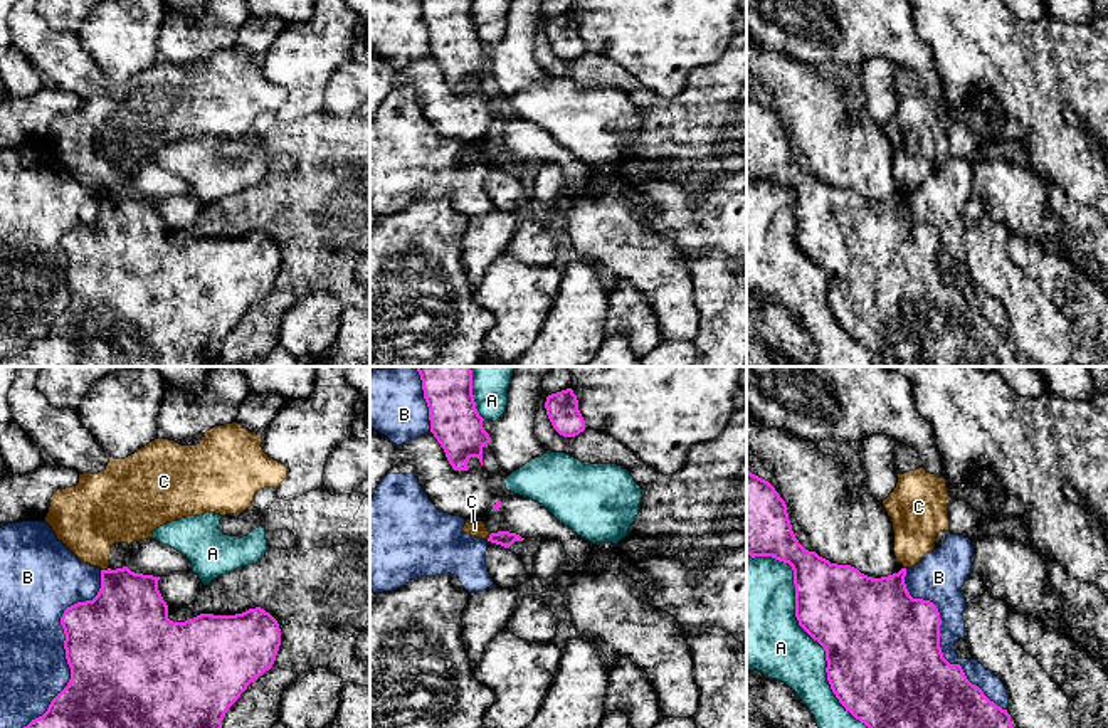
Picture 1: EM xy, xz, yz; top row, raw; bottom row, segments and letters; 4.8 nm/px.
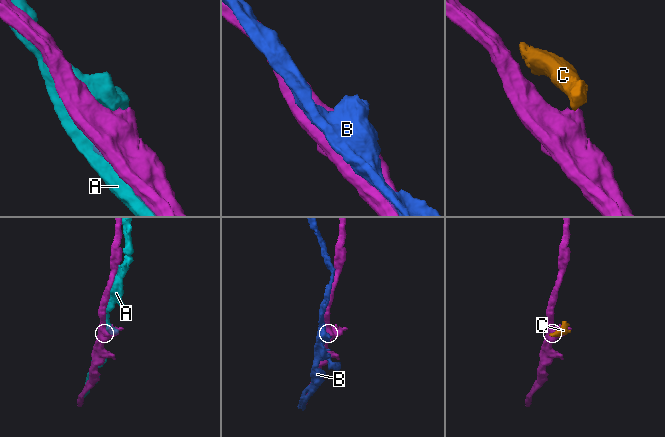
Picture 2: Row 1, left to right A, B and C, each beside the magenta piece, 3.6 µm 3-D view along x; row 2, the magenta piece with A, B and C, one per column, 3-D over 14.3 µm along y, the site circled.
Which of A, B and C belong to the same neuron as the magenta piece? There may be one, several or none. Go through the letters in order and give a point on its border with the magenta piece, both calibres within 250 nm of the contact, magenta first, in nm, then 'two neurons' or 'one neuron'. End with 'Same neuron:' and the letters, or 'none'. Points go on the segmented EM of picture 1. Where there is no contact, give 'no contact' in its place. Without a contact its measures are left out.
A: meets magenta in yz at (802, 627); 420 nm thick on the magenta side, 440 nm on the other; two neurons
B: meets magenta in xy at (64, 644); 500 nm thick on the magenta side, 320 nm on the other; two neurons
C: meets magenta in xy at (105, 570); 360 nm thick on the magenta side, 320 nm on the other; two neurons
Same neuron: none

